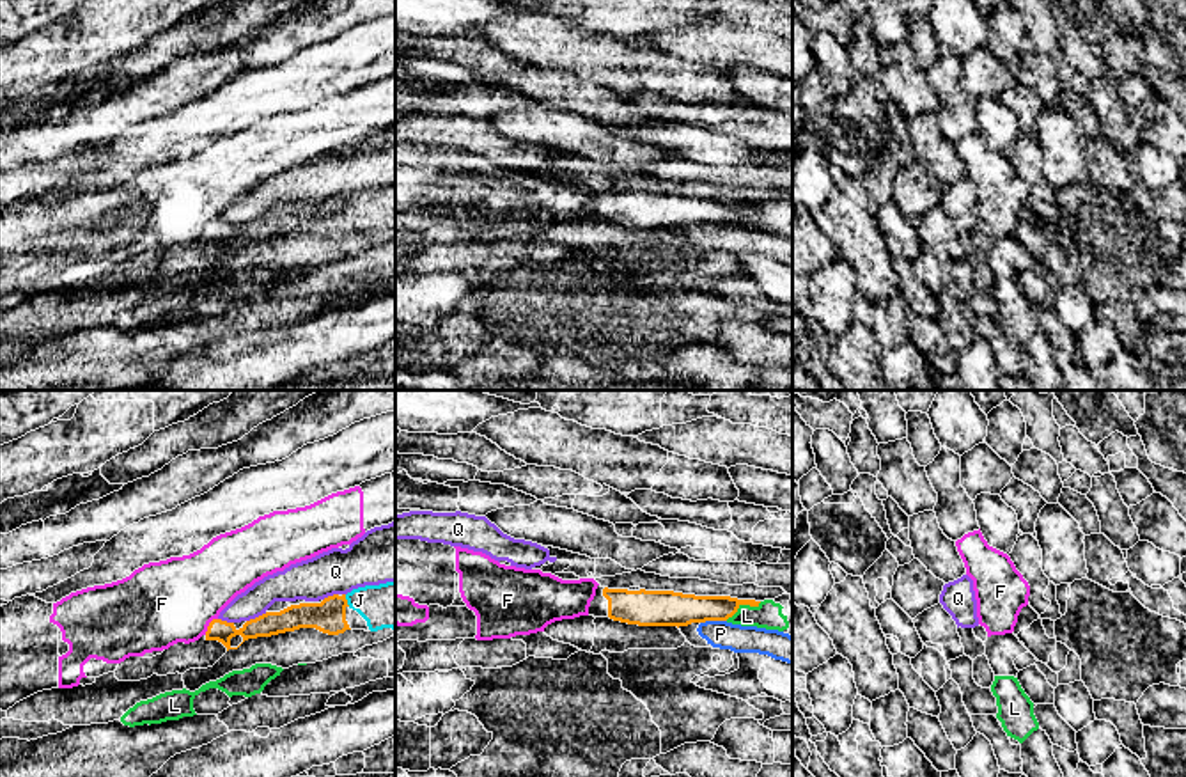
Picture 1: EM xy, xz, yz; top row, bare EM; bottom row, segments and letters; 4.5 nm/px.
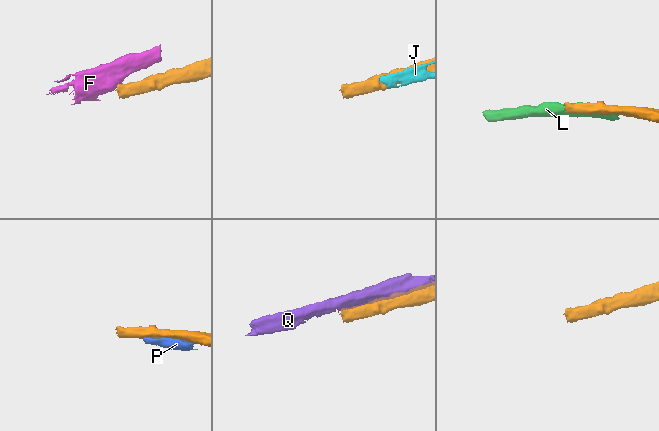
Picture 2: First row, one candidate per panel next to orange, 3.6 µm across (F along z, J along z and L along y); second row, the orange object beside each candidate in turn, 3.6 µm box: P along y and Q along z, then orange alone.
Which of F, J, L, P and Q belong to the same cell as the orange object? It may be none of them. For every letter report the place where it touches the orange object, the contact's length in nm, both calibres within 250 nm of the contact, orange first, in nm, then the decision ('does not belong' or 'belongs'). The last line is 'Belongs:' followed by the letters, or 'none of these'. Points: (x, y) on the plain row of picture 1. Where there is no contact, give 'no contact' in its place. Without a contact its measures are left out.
F: xy (210, 227) | 100 nm | 100/380 nm | does not belong
J: xy (346, 203) | 60 nm | 150/220 nm | does not belong
L: xz (743, 206) | 190 nm | 130/120 nm | does not belong
P: xz (713, 222) | 120 nm | 160/130 nm | does not belong
Q: xy (256, 220) | 100 nm | 110/160 nm | does not belong
Belongs: none of these

